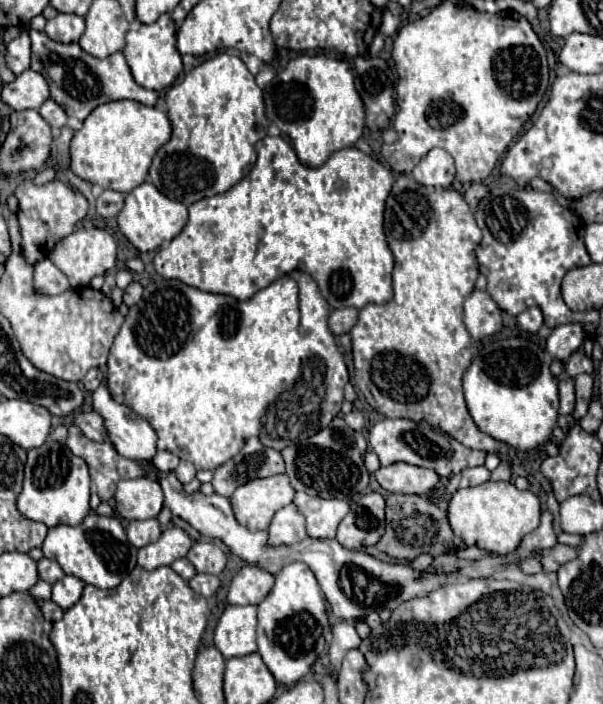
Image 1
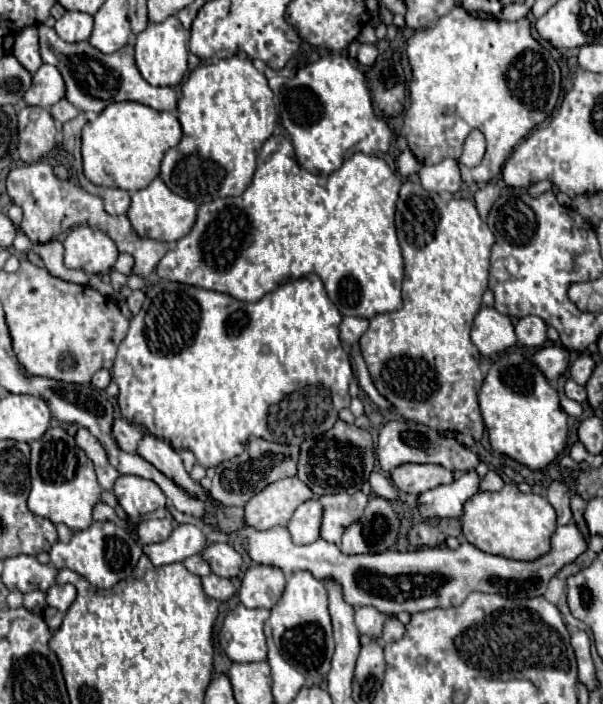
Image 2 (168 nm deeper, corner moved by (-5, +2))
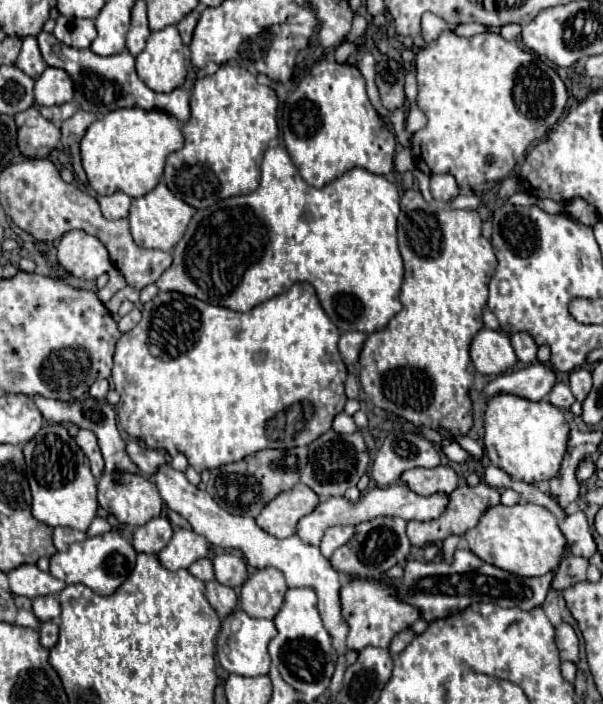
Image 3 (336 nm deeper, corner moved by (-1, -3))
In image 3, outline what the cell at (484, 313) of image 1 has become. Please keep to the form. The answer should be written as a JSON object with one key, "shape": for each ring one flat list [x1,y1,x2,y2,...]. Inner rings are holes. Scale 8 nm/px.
{"shape":[[482,327,474,335,470,343,470,357,476,371,484,375,498,375,502,371,508,371,518,361,510,337,502,331,494,331,488,327]]}

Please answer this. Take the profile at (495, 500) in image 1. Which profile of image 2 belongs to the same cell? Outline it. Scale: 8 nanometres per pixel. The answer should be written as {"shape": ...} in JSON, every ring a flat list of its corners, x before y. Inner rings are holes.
{"shape":[[514,482,498,492,478,492,464,506,462,534,470,544,488,554,512,560,536,560,550,550,554,530,556,512,552,504,538,494,522,494]]}

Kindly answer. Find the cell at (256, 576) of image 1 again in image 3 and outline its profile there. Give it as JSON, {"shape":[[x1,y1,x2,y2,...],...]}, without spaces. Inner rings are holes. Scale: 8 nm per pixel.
{"shape":[[274,567,254,571,240,589,240,607,250,617,274,619,288,585,282,573]]}

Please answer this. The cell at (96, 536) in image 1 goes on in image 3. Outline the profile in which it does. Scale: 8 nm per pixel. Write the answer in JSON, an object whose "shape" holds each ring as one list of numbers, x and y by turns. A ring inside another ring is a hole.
{"shape":[[110,531,110,533,98,535,98,537,80,541,80,543,72,543,68,547,68,551,64,551,64,553,60,553,60,551,54,553,50,557,50,573,68,585,84,583,98,595,110,595,126,581,126,577,134,569,134,563,136,563,134,547,120,533]]}

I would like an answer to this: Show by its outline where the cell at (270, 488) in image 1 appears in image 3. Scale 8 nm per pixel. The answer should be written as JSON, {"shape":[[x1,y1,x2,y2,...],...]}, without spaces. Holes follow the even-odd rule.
{"shape":[[298,483,288,493,280,493,276,499,272,499,256,517,258,527,262,527,266,533,284,539,296,533,296,521,304,515,308,515,318,505,318,497,310,487]]}

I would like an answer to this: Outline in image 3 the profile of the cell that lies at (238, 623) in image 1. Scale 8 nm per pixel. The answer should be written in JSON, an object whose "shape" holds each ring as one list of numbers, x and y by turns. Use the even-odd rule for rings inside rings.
{"shape":[[234,611,222,621,222,629,218,633,216,655,220,659,220,665,226,671,244,675,244,677,266,675,270,669,270,655,266,647,274,635,276,635,276,627,270,619,254,619,254,617,248,617,244,611]]}

